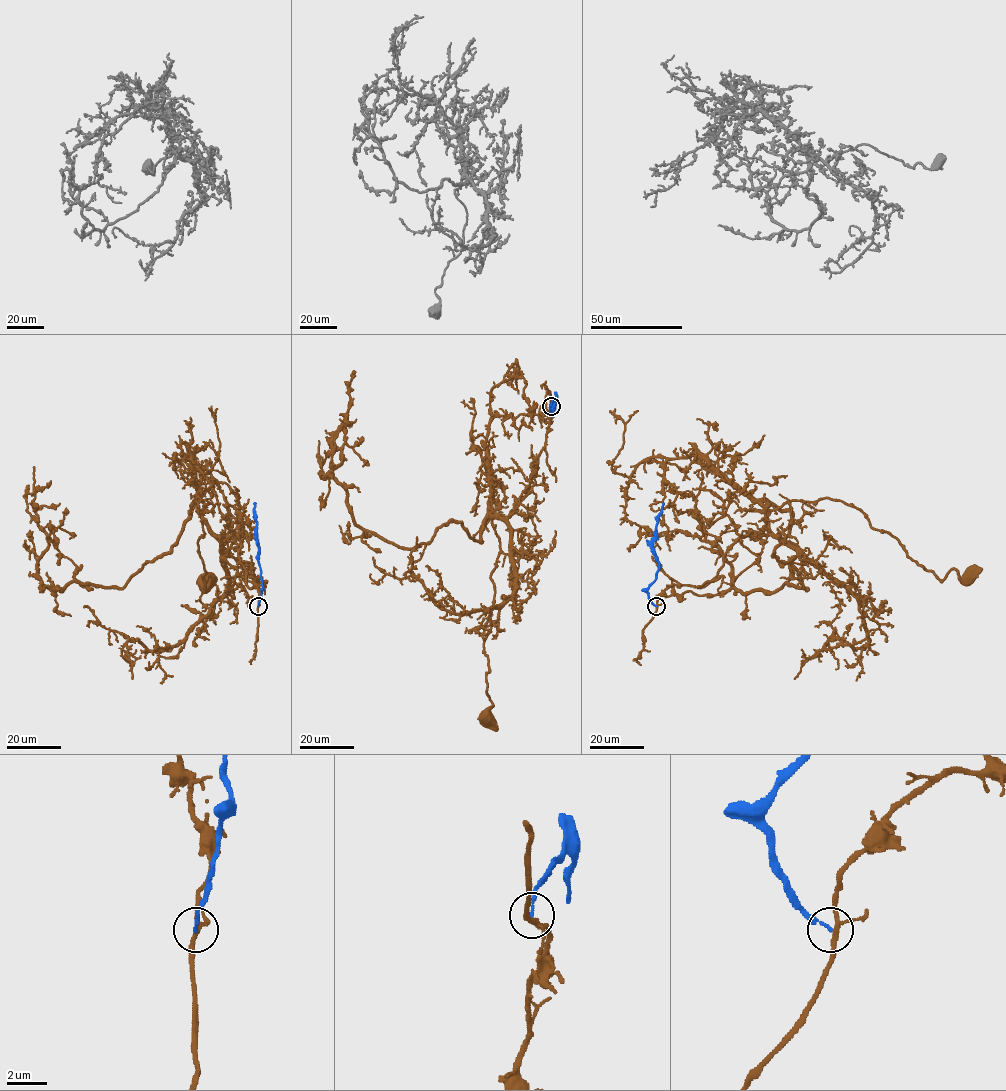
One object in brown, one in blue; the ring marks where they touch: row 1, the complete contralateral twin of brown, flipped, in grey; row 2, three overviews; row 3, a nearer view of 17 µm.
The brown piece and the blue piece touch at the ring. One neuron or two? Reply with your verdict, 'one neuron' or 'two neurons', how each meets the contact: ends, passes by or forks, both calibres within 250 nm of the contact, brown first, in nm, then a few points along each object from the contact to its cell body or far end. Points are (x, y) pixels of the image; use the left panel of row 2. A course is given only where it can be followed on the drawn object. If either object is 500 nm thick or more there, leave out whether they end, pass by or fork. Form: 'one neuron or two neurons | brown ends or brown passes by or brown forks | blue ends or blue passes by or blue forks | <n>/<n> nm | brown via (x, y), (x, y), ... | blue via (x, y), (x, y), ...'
two neurons | brown forks | blue ends | 190/120 nm | brown via (258, 606), (236, 539), (212, 532), (200, 514), (209, 503), (200, 501), (206, 583) | blue via (258, 606), (263, 586), (254, 503)

